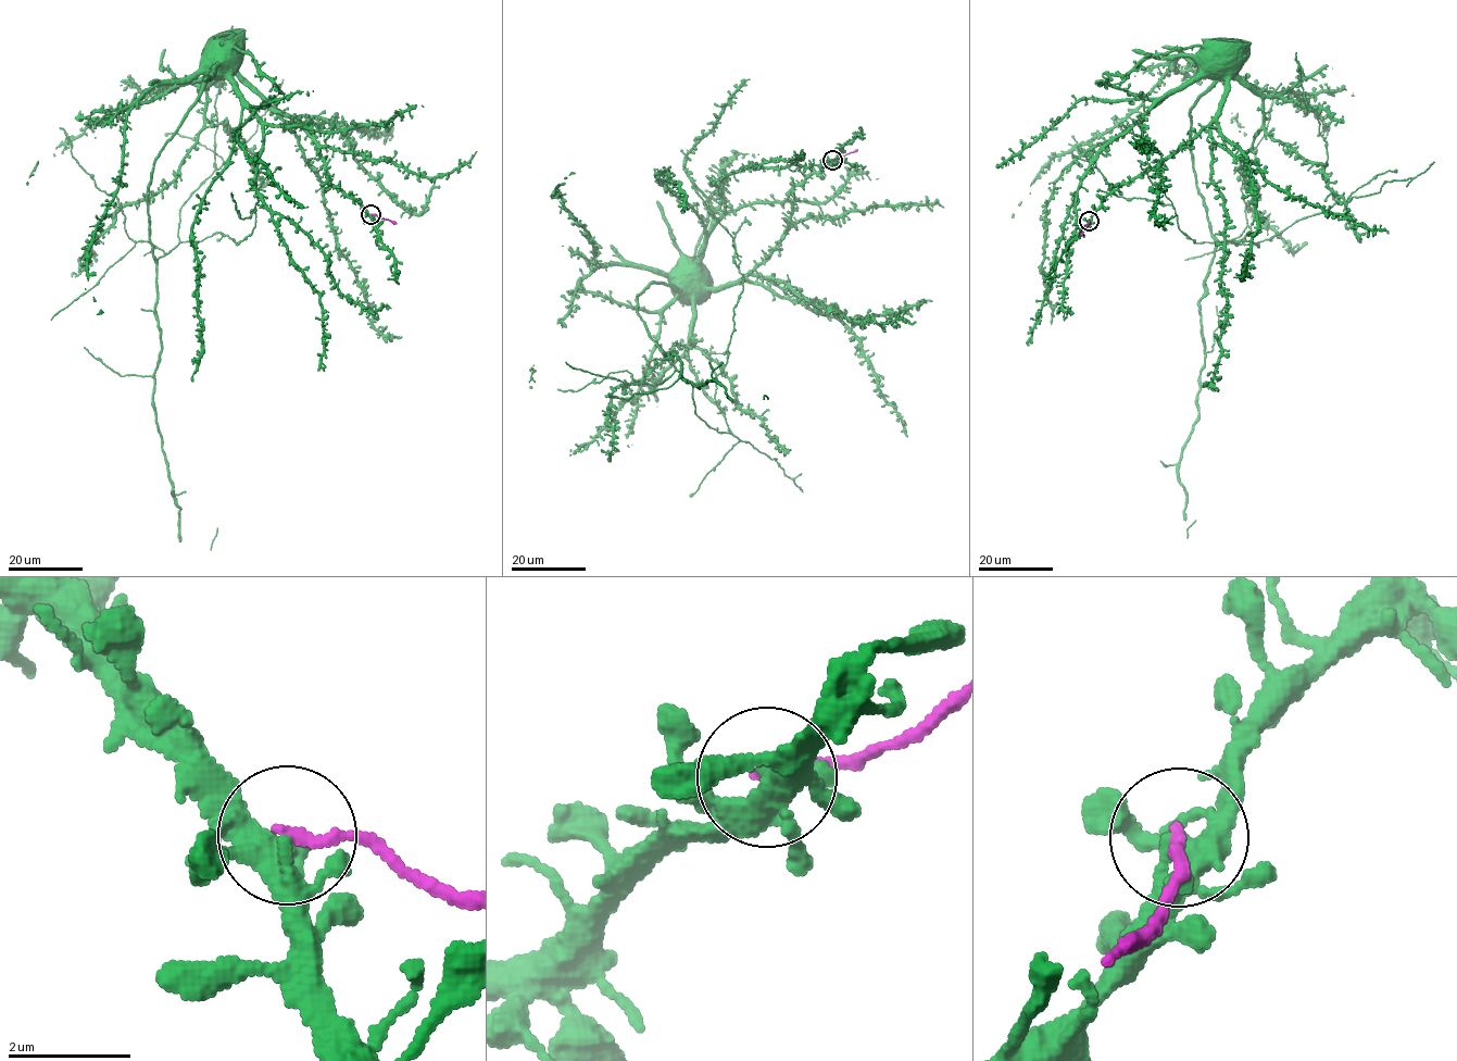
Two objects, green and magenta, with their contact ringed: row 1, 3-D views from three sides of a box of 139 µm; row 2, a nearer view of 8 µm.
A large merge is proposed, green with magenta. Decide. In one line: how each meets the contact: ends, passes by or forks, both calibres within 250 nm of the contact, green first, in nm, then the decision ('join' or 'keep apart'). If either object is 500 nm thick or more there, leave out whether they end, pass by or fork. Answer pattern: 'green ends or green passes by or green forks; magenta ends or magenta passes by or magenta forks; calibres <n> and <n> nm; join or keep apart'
green forks; magenta ends; calibres 140 and 170 nm; keep apart

